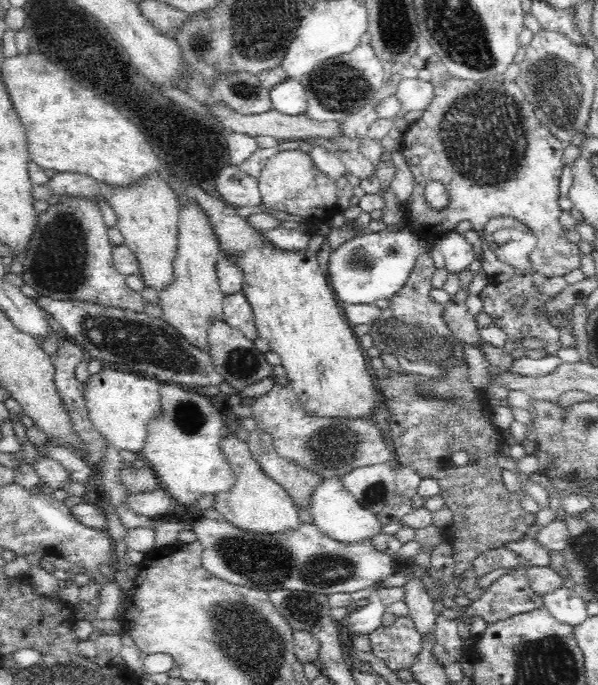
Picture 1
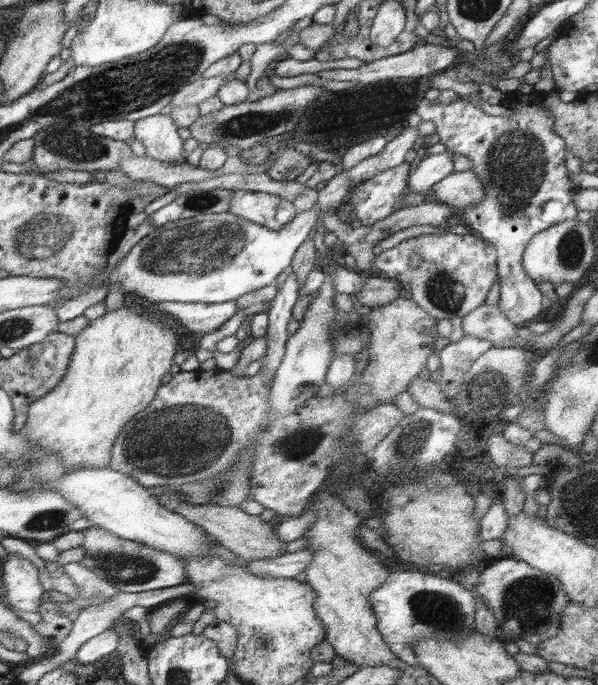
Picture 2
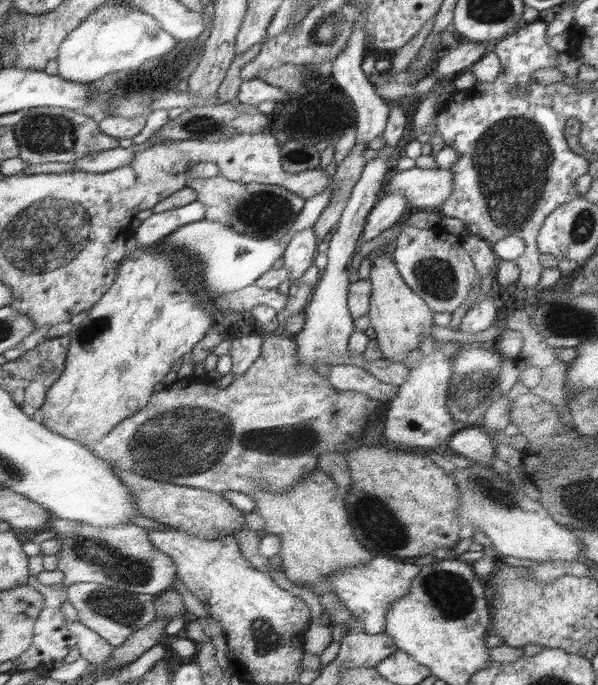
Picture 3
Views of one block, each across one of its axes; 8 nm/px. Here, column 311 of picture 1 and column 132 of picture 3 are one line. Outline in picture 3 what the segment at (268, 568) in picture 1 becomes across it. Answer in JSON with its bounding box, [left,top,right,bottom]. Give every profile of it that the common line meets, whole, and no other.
[48,517,176,595]

